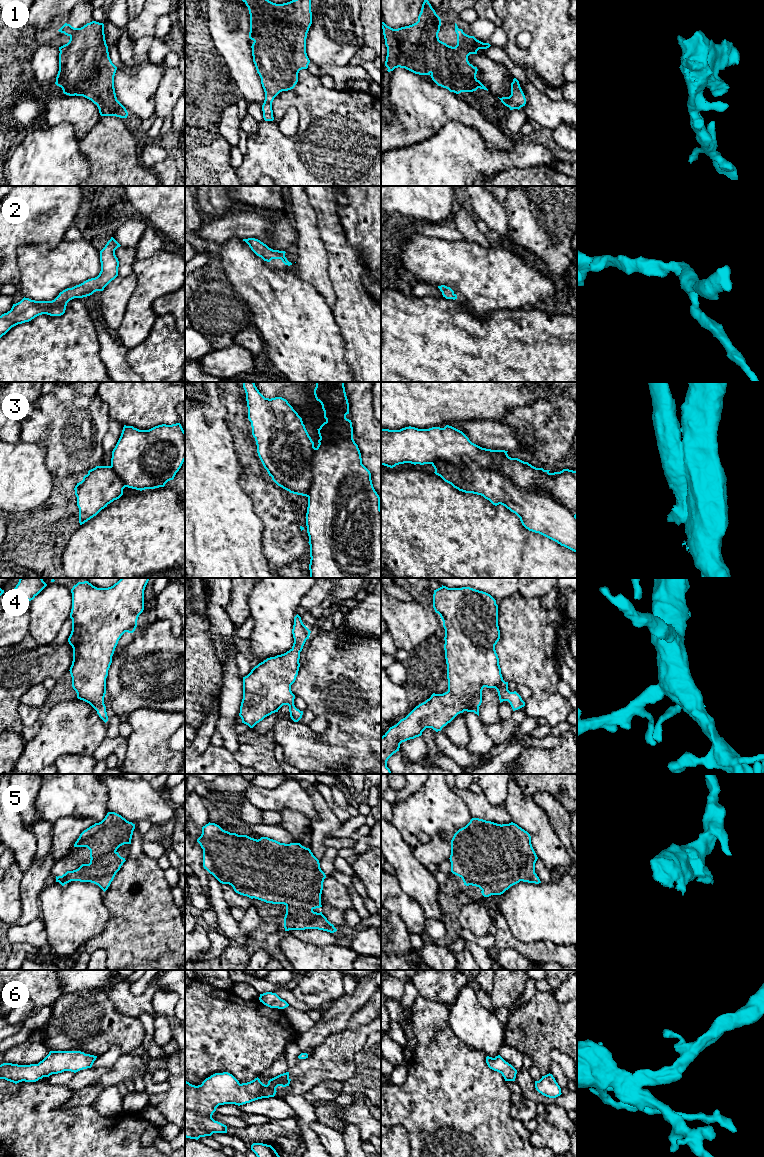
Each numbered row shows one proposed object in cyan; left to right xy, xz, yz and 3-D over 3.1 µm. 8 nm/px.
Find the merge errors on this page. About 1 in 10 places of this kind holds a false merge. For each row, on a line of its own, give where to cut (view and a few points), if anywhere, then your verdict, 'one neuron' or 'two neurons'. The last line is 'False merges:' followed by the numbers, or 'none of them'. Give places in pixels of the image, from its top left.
1: cut none; one neuron
2: cut none; one neuron
3: cut none; one neuron
4: cut none; one neuron
5: cut none; one neuron
6: cut none; one neuron
False merges: none of them

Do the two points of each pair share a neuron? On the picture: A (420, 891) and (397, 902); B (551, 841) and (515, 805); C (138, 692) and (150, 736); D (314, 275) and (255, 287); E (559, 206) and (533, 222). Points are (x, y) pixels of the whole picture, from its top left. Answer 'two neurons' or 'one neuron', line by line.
A: two neurons
B: one neuron
C: two neurons
D: two neurons
E: one neuron

